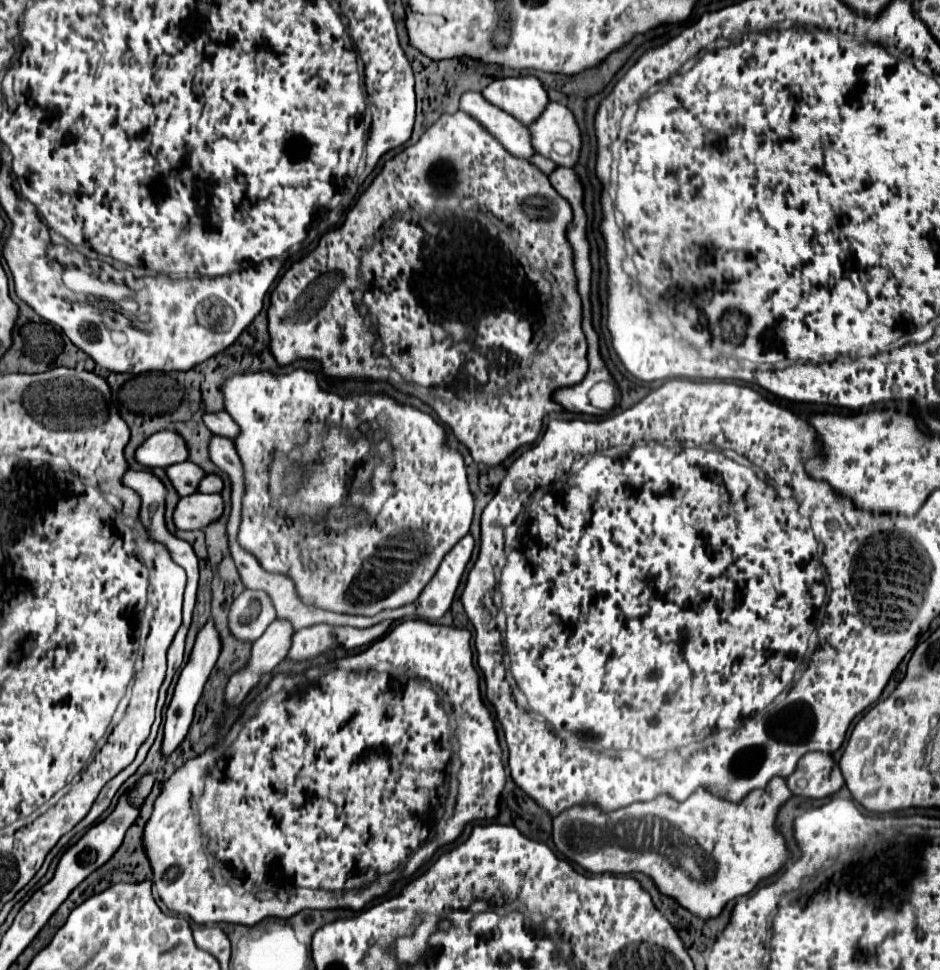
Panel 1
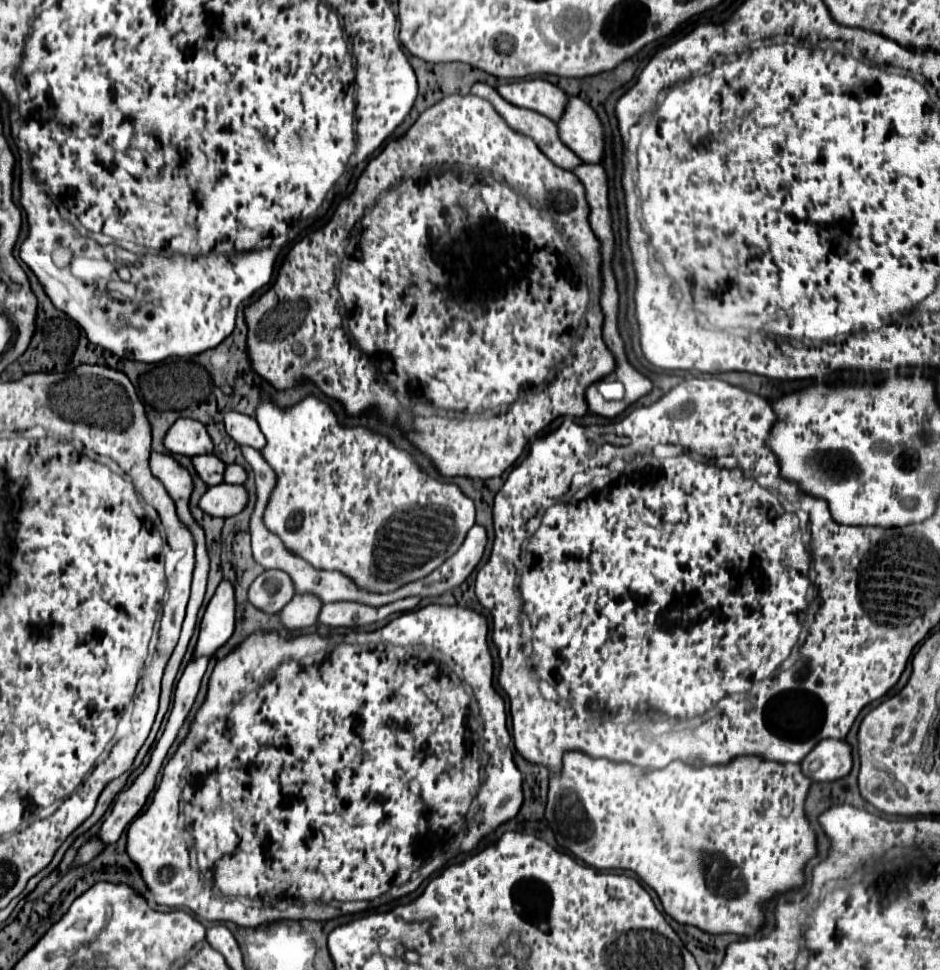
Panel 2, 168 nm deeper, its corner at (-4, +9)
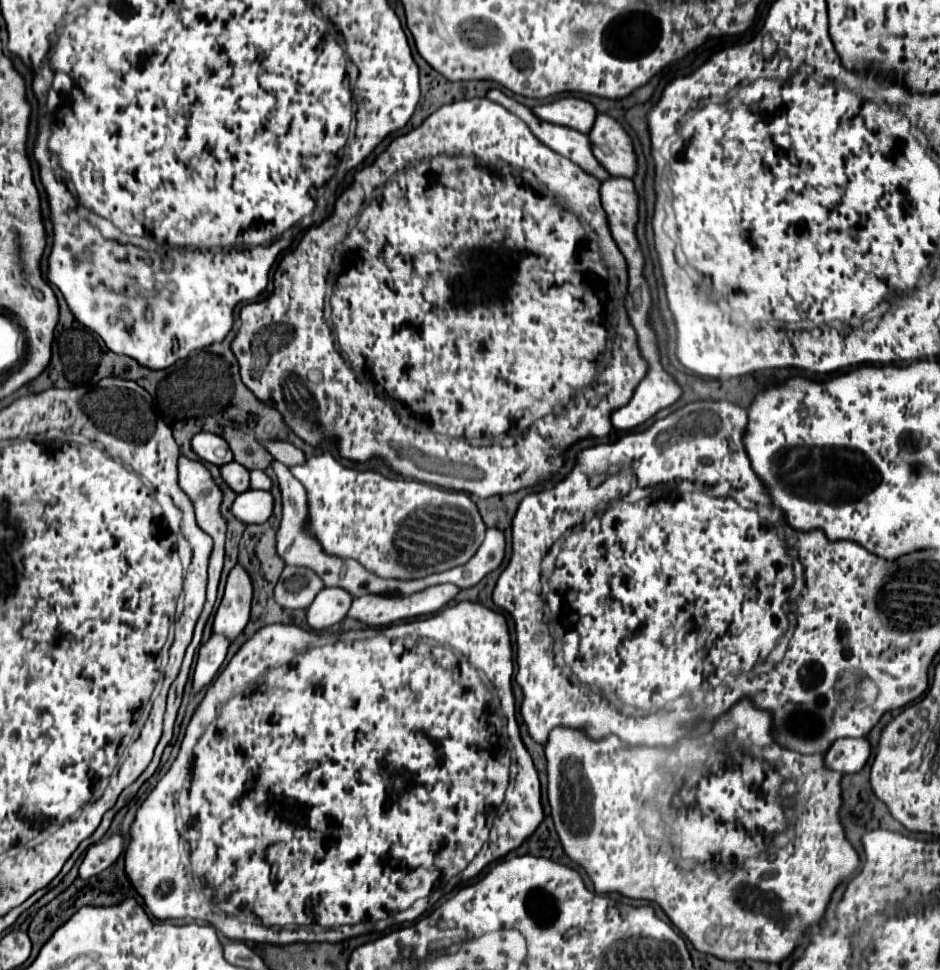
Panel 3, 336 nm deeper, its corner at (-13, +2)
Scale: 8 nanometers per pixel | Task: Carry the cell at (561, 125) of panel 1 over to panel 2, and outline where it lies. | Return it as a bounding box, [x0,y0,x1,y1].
[558,96,602,162]

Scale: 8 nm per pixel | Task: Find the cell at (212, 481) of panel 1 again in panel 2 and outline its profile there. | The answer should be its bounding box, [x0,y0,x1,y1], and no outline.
[224,464,246,484]

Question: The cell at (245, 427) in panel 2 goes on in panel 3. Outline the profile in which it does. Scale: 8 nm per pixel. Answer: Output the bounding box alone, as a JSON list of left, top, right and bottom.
[267,441,305,467]

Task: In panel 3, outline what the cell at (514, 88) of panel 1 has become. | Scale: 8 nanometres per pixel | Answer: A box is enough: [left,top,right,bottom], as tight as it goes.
[533,97,597,133]

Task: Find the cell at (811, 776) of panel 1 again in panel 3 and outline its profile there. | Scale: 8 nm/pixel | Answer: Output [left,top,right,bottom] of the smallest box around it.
[825,737,871,773]

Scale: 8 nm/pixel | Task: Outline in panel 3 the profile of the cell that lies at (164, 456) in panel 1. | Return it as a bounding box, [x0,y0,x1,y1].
[191,433,233,467]

